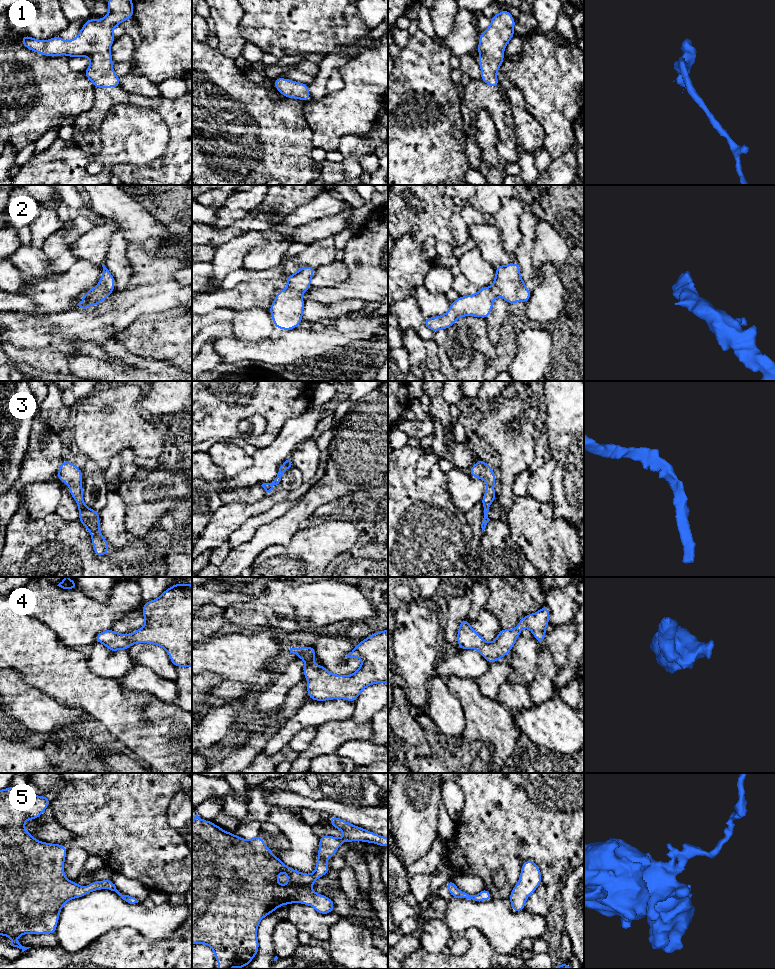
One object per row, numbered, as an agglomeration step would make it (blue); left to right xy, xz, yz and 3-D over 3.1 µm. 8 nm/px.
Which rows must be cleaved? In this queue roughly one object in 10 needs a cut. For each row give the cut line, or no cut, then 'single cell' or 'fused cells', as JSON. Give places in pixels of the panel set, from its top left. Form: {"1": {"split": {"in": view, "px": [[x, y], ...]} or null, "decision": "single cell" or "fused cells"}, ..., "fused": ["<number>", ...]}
{"1": {"split": null, "decision": "single cell"}, "2": {"split": null, "decision": "single cell"}, "3": {"split": null, "decision": "single cell"}, "4": {"split": null, "decision": "single cell"}, "5": {"split": null, "decision": "single cell"}, "fused": []}

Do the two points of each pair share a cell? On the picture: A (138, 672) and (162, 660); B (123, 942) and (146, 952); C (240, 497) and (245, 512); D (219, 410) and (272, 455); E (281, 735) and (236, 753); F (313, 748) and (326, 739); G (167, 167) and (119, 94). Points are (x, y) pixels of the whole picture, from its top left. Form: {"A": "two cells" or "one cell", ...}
{"A": "two cells", "B": "one cell", "C": "two cells", "D": "two cells", "E": "two cells", "F": "one cell", "G": "one cell"}

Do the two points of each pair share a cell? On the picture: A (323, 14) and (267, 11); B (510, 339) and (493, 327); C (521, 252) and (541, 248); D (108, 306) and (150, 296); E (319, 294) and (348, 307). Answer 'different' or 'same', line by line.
A: same
B: different
C: different
D: same
E: different

